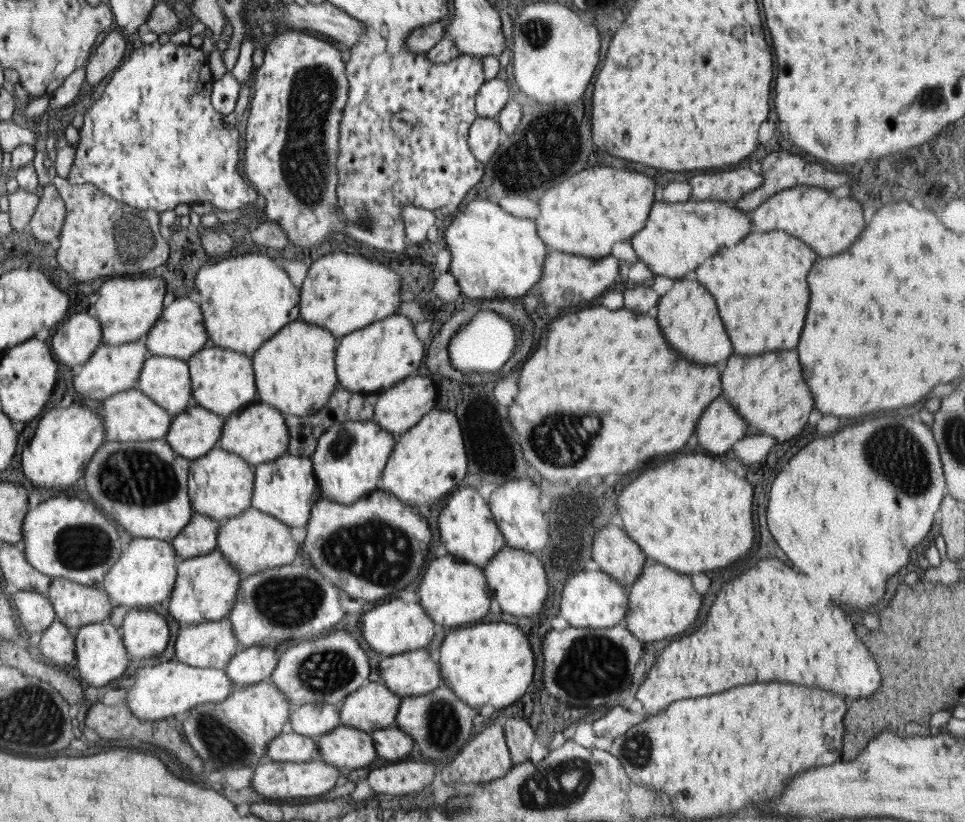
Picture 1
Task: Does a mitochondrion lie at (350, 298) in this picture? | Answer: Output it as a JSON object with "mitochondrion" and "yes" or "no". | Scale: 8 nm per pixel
{"mitochondrion":"no"}

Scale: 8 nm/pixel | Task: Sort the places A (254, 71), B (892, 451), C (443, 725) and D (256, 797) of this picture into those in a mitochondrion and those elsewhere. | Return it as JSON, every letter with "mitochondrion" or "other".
{"A":"other","B":"mitochondrion","C":"mitochondrion","D":"other"}

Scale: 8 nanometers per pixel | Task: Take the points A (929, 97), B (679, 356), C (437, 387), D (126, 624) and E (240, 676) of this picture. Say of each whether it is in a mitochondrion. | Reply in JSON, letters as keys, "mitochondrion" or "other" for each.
{"A":"mitochondrion","B":"other","C":"other","D":"other","E":"other"}

